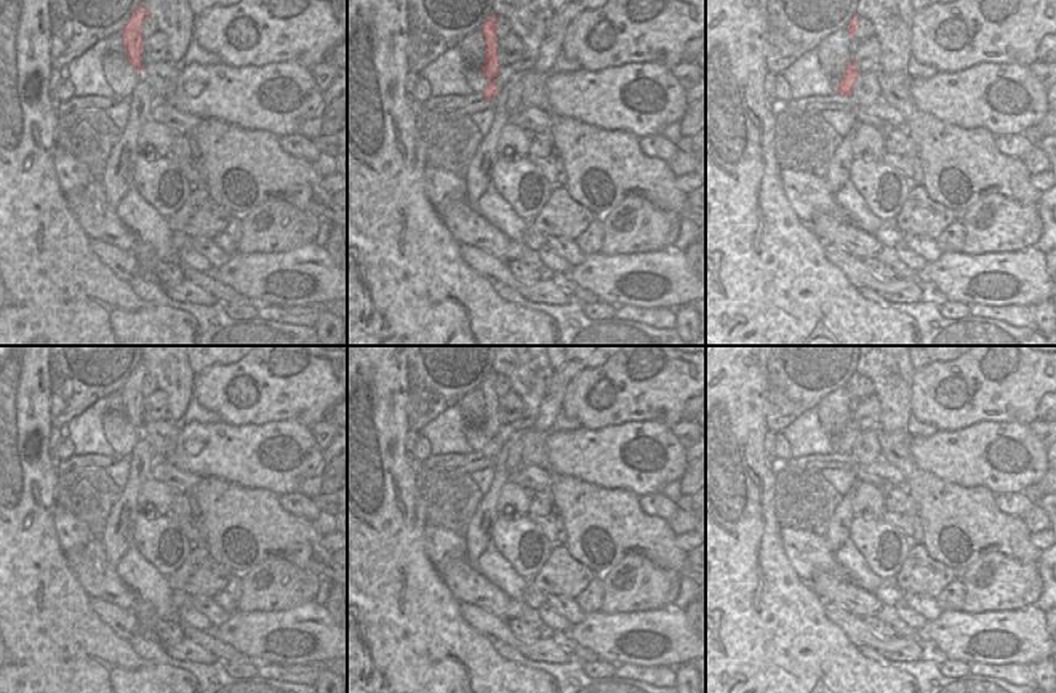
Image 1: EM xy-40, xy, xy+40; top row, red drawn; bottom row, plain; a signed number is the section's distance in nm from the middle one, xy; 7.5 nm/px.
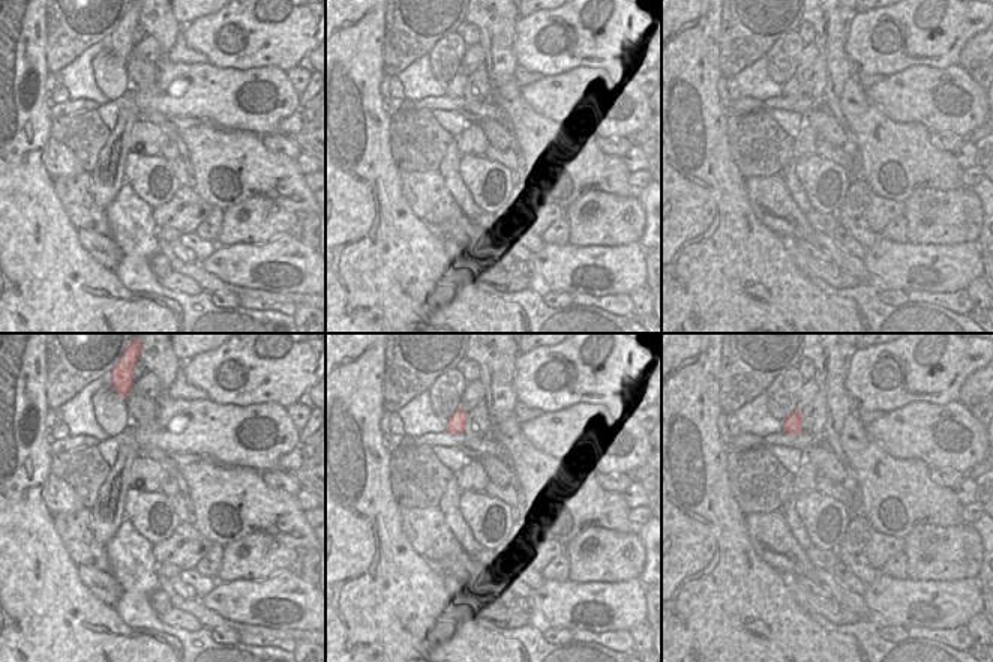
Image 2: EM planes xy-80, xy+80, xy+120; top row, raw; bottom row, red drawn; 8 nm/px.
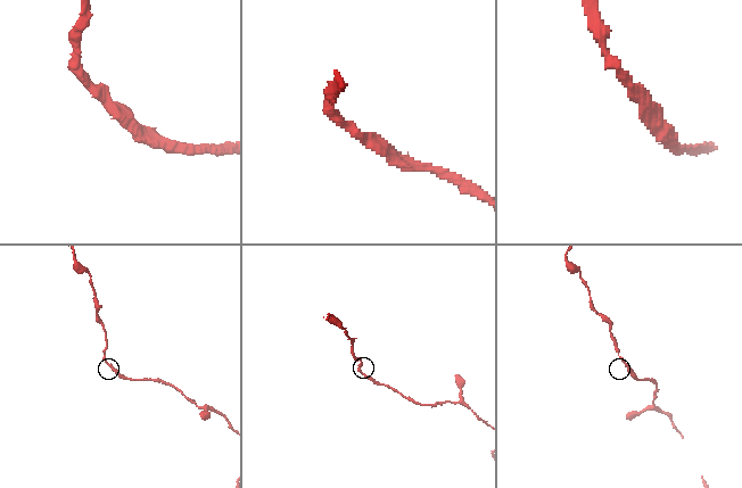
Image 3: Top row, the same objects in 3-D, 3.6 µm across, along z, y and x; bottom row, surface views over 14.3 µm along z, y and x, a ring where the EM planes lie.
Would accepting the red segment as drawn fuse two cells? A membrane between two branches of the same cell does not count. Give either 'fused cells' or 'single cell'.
single cell

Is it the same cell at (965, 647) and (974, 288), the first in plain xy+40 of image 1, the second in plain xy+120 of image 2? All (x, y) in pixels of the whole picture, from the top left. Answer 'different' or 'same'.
different

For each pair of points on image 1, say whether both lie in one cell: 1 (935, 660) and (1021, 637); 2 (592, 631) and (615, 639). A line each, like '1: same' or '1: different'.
1: different
2: same

